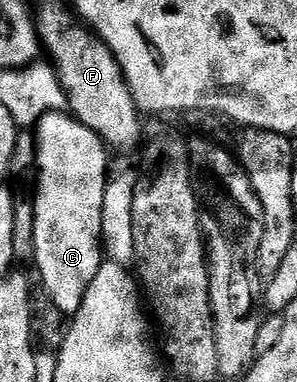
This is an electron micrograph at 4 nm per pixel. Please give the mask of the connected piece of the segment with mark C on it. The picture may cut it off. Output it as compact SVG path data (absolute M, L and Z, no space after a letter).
M69 112L46 113L39 118L36 124L36 144L38 147L38 160L36 174L38 173L38 194L34 197L34 257L38 260L38 273L42 276L42 285L50 296L49 304L57 308L63 315L73 315L84 303L84 295L96 279L96 271L102 266L104 250L102 248L102 208L104 207L104 191L108 176L108 161L106 165L107 146L88 127L84 127Z

